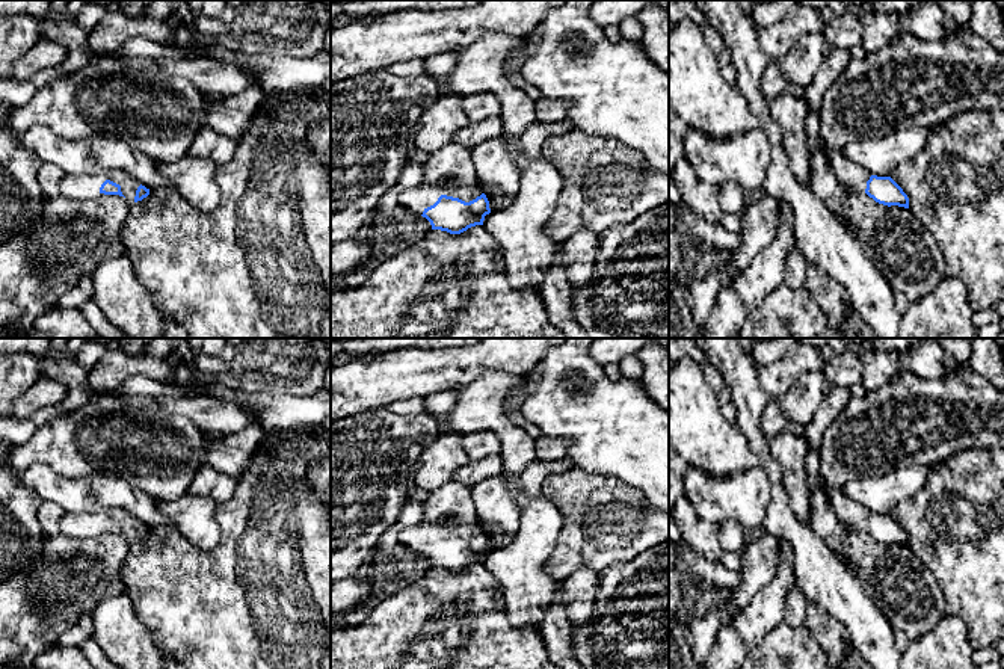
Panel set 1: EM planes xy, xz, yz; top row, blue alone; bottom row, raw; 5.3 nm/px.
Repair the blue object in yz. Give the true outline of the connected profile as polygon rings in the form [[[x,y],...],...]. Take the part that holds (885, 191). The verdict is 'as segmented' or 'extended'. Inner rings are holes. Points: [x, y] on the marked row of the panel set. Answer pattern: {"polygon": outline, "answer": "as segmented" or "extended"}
{"polygon": [[[818,140],[830,162],[835,175],[853,192],[865,192],[876,202],[883,205],[898,205],[909,208],[909,198],[891,177],[868,175],[868,172],[853,163],[839,148],[827,146]]], "answer": "extended"}

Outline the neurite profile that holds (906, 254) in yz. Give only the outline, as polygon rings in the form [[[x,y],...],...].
[[[821,146],[811,156],[812,193],[852,225],[865,255],[894,293],[915,302],[945,276],[945,260],[935,237],[910,208],[883,205],[865,192],[850,190],[833,172]]]

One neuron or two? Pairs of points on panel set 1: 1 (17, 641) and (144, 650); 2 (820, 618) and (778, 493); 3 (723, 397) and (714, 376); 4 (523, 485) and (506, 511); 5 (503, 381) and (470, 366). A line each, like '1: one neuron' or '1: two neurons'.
1: two neurons
2: two neurons
3: one neuron
4: one neuron
5: two neurons

